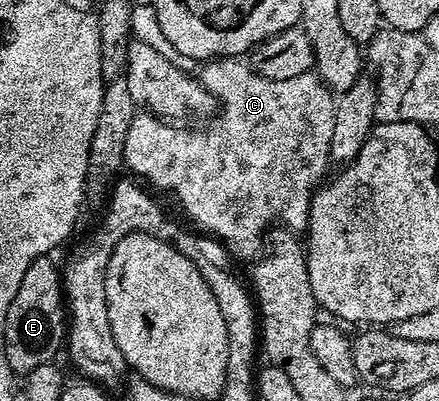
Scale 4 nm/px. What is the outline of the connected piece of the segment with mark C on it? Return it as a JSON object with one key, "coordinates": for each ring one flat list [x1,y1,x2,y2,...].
{"coordinates":[[222,57,220,59,210,59,200,66,200,83,212,97,216,98,216,104,219,106,219,112,209,122,214,121,206,129,180,129,177,126,180,124,170,123,153,112,137,112,131,119,131,127,127,130,124,168,126,170,130,169,133,172,130,174,134,178,140,179,150,186,158,185,159,188,166,189,169,193,174,193,177,196,178,203,185,208,186,215,198,225,194,226,198,230,204,231,208,236,217,238,234,258,253,256,253,258,256,258,262,252,263,242,267,237,267,230,274,223,280,223,284,228,294,231,308,230,309,205,313,201,313,194,317,192,319,186,322,184,323,178,326,176,325,165,327,166,327,162,329,161,335,94,333,90,328,89,322,83,316,72,295,75,291,79,275,79,272,81,256,73,253,70,252,64,245,62,244,65,243,62,244,60,235,57]]}

